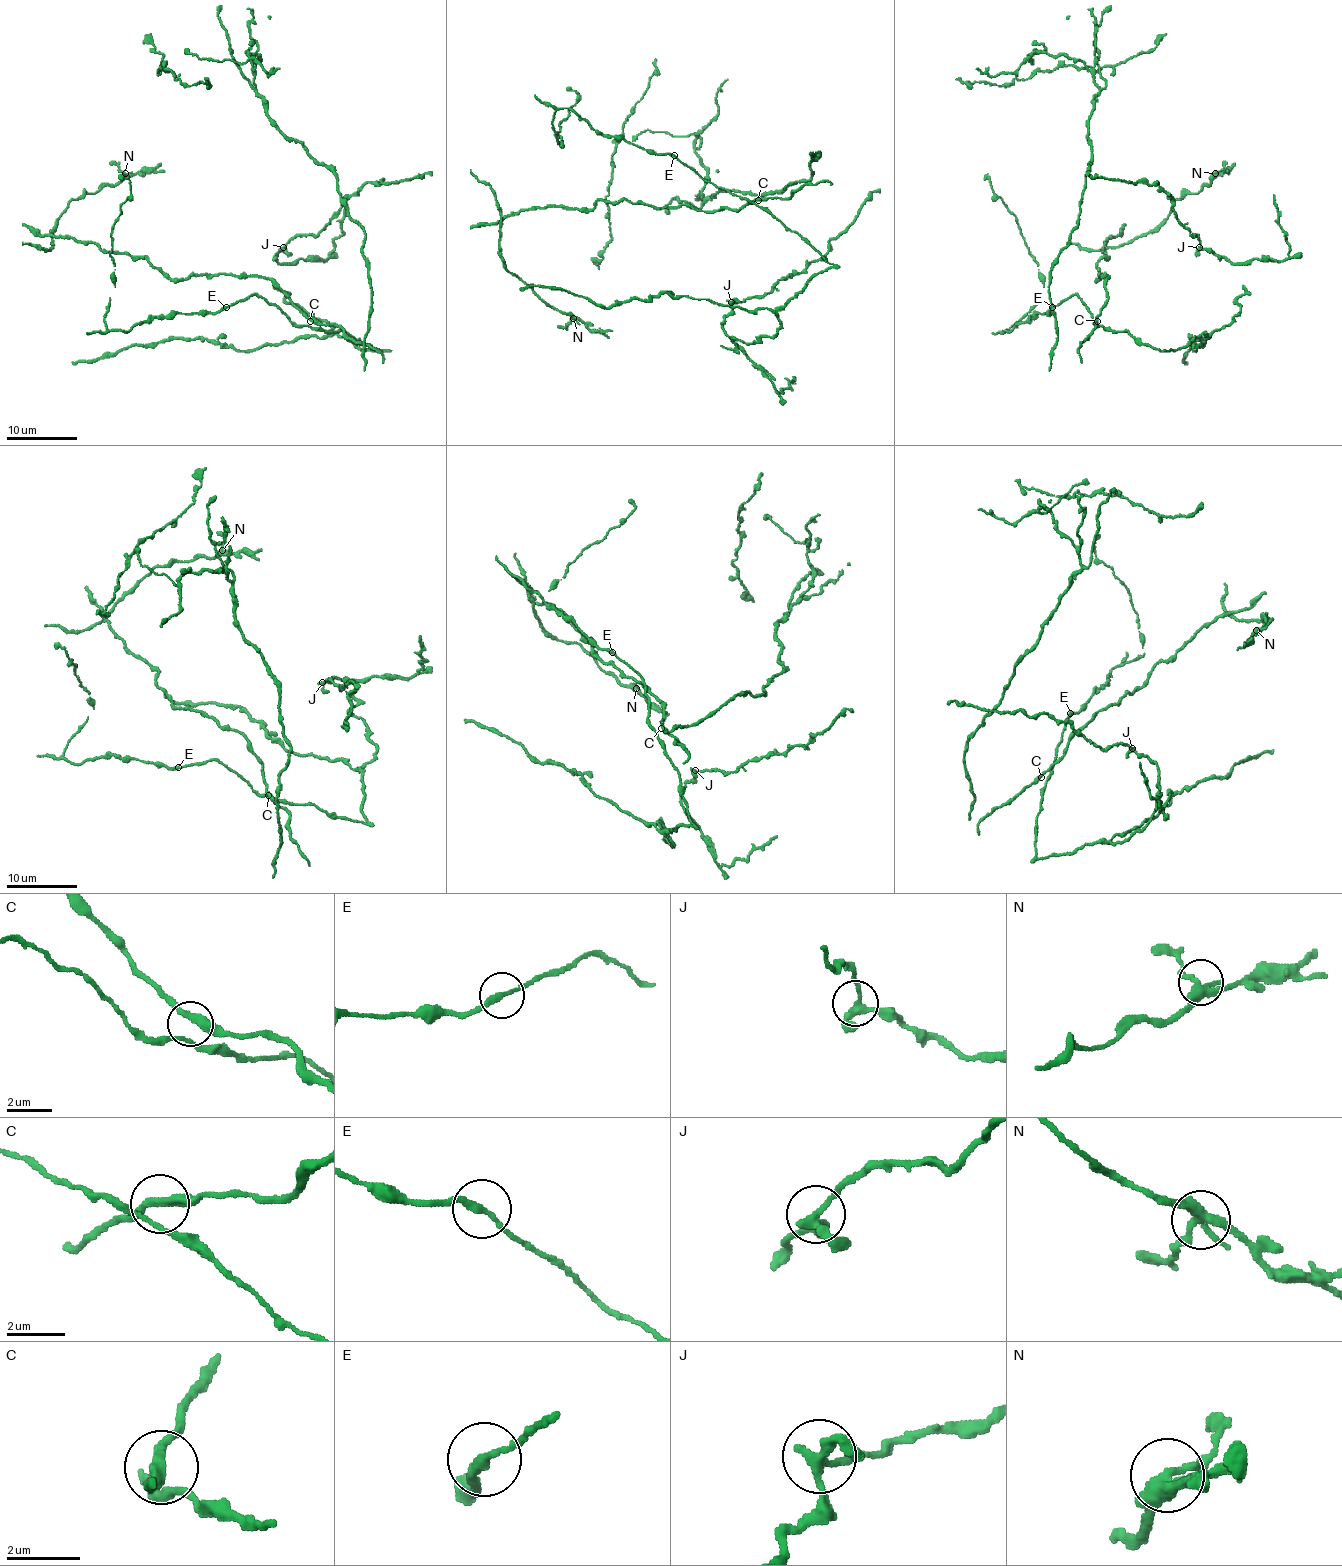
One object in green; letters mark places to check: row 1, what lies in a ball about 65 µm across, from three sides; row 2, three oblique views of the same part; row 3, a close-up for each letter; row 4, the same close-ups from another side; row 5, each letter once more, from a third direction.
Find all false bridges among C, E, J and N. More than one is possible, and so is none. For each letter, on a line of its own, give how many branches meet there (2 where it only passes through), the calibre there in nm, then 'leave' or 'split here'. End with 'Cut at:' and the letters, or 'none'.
C: branches 4; calibre 260 nm; leave
E: branches 2; calibre 240 nm; leave
J: branches 3; calibre 240 nm; leave
N: branches 4; calibre 320 nm; leave
Cut at: none

